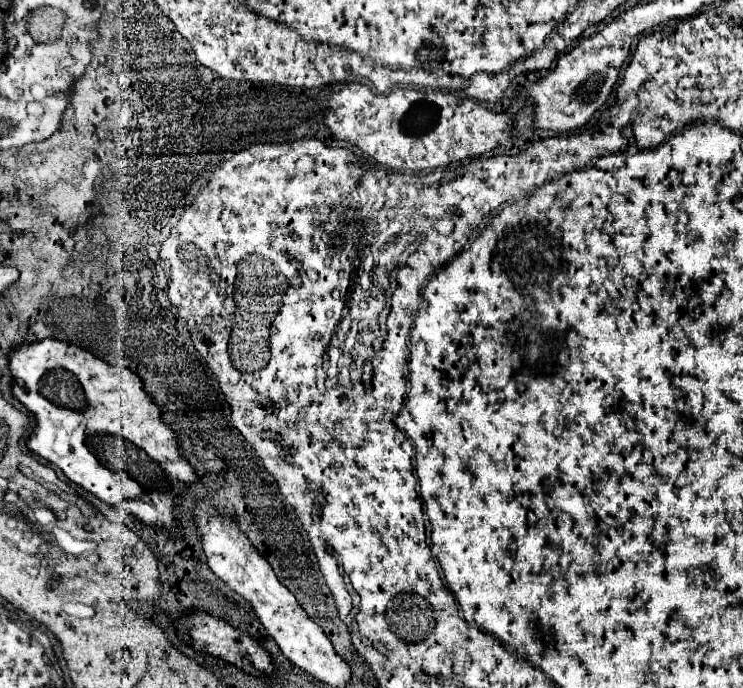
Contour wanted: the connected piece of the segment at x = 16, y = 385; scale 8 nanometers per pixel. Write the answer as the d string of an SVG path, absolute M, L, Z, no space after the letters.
M56 338L14 346L8 356L8 368L12 376L12 396L36 418L36 426L26 440L30 452L58 466L74 484L92 492L102 502L124 508L144 524L160 526L166 532L176 530L174 496L186 490L186 484L198 482L198 476L182 458L178 438L164 424L160 408L144 392L142 380L134 372L112 366L88 350Z

